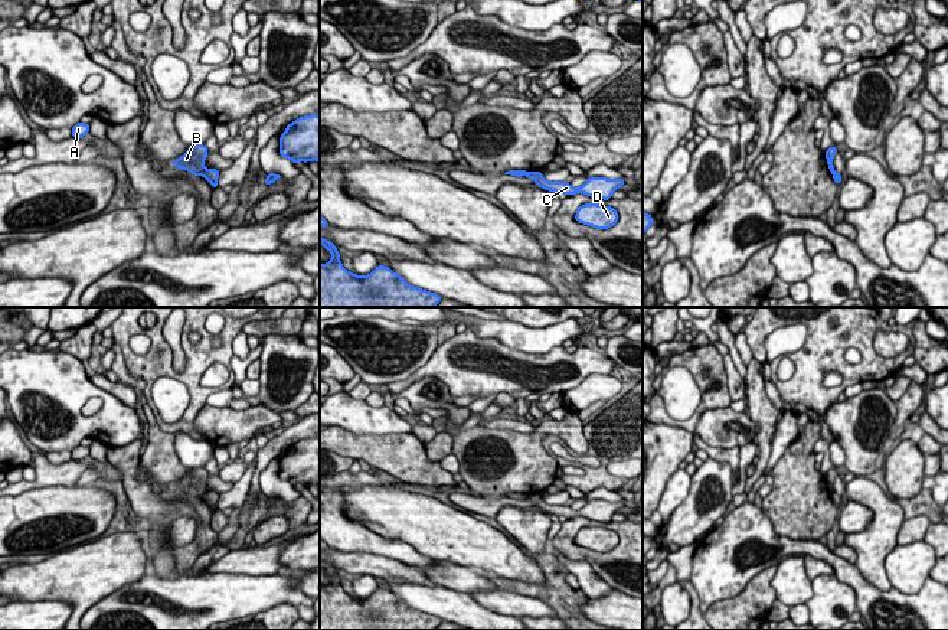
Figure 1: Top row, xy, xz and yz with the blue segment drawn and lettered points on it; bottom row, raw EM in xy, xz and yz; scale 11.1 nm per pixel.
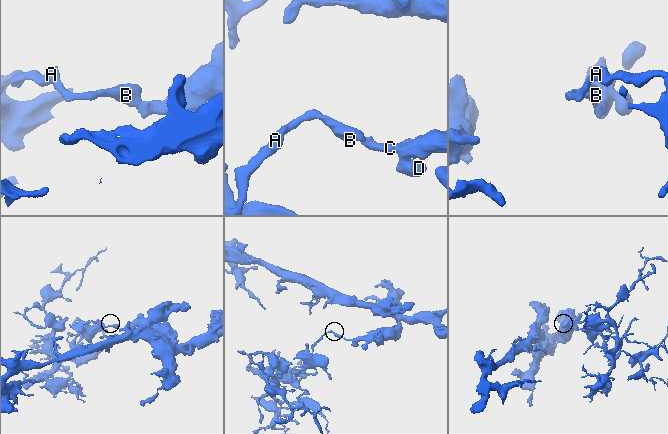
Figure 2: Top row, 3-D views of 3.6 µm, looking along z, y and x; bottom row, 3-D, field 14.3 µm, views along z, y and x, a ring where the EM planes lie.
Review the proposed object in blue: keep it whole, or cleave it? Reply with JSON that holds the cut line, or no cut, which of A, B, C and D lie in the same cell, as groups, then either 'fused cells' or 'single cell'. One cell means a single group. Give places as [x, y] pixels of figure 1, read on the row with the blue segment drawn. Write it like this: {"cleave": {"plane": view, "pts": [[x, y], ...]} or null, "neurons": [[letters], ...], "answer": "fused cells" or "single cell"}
{"cleave": {"plane": "xy", "pts": [[206, 169], [199, 175]]}, "neurons": [["A", "B"], ["C", "D"]], "answer": "fused cells"}

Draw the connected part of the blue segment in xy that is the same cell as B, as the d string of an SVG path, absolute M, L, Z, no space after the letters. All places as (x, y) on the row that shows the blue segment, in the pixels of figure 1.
M205 144L190 146L189 150L173 161L176 169L189 170L193 176L200 176L205 170L205 159L207 157Z

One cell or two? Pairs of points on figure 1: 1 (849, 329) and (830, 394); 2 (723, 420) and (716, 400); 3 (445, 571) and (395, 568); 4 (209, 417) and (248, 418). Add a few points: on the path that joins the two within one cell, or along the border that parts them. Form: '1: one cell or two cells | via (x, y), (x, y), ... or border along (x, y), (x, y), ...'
1: one cell | via (833, 346), (817, 362), (817, 381)
2: two cells | border along (729, 405), (708, 408), (702, 414), (695, 431)
3: two cells | border along (408, 565), (421, 570), (435, 584)
4: one cell | via (219, 418), (238, 418)

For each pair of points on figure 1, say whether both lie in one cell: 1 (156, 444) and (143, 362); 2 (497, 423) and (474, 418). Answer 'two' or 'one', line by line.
1: two
2: two

